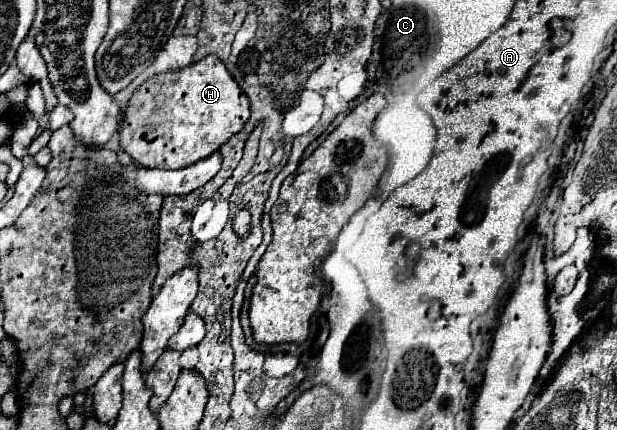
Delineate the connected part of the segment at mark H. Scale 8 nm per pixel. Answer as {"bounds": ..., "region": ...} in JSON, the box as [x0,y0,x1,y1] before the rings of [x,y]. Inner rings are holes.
{"bounds":[120,56,250,170],"region":[[[206,56],[180,70],[160,72],[130,96],[120,126],[120,146],[144,168],[180,170],[214,154],[250,118],[248,96],[218,56]]]}

